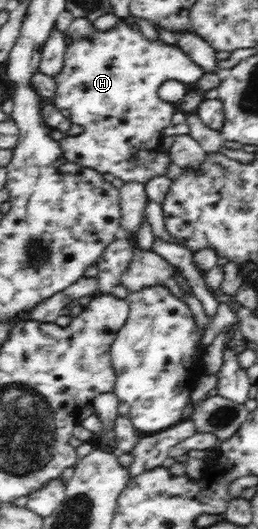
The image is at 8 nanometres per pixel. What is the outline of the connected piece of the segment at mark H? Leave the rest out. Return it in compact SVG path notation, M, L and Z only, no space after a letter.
M118 21L115 27L106 31L97 30L90 36L68 41L64 55L63 69L54 75L56 98L52 104L72 124L84 128L82 134L66 136L60 140L60 149L68 162L81 165L104 174L112 174L123 183L146 185L157 177L167 176L171 158L167 152L158 151L164 129L172 125L172 117L177 111L176 104L164 102L158 96L158 88L166 80L178 80L184 85L195 84L202 78L200 68L177 45L166 44L160 39L148 40L136 24Z

